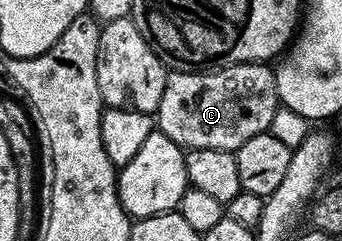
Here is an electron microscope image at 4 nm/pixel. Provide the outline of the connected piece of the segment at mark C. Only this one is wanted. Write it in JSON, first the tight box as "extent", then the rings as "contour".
{"extent":[154,63,281,152],"contour":[[[239,63],[238,65],[230,65],[229,67],[218,67],[215,69],[197,69],[195,71],[172,71],[166,81],[166,89],[162,89],[162,101],[158,105],[158,109],[154,112],[155,126],[166,137],[170,137],[170,141],[174,141],[182,149],[222,149],[223,151],[235,152],[242,145],[246,145],[246,141],[250,141],[250,137],[258,137],[265,134],[271,128],[274,121],[274,113],[277,107],[281,106],[280,95],[276,92],[276,72],[268,63]]]}

